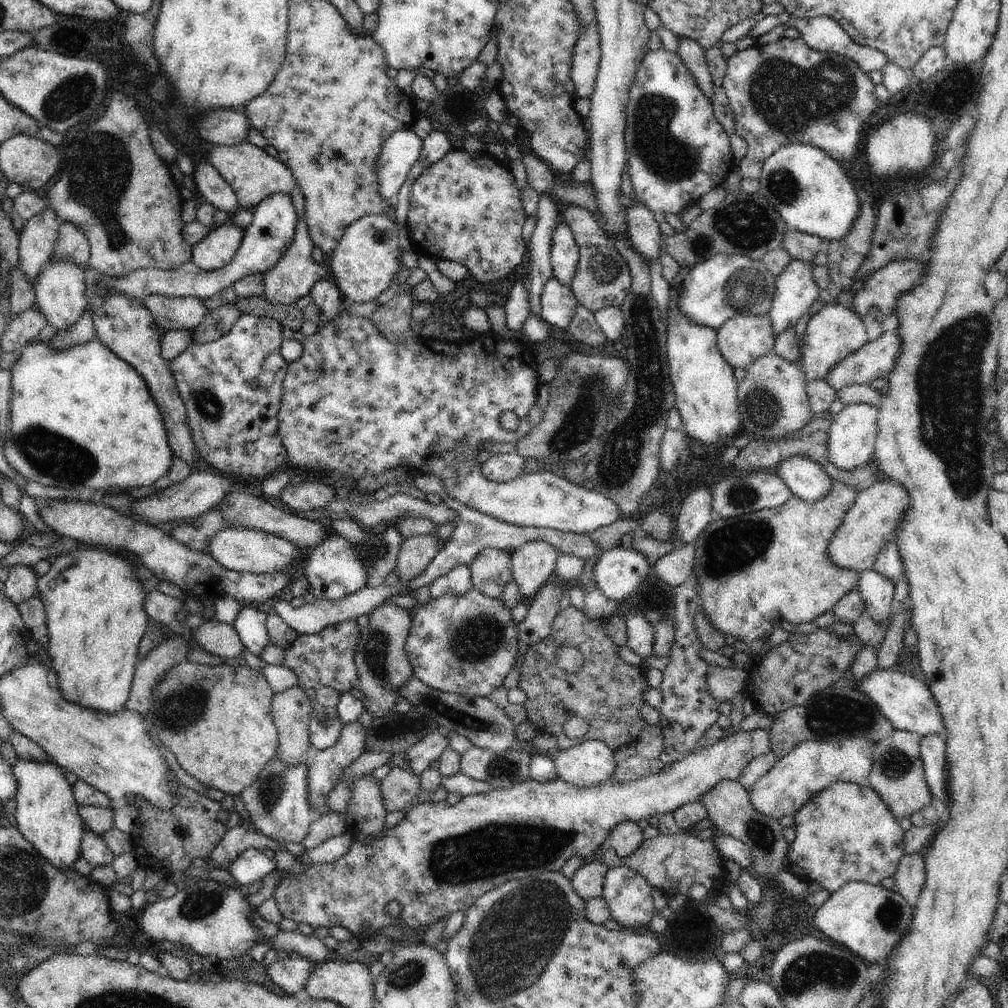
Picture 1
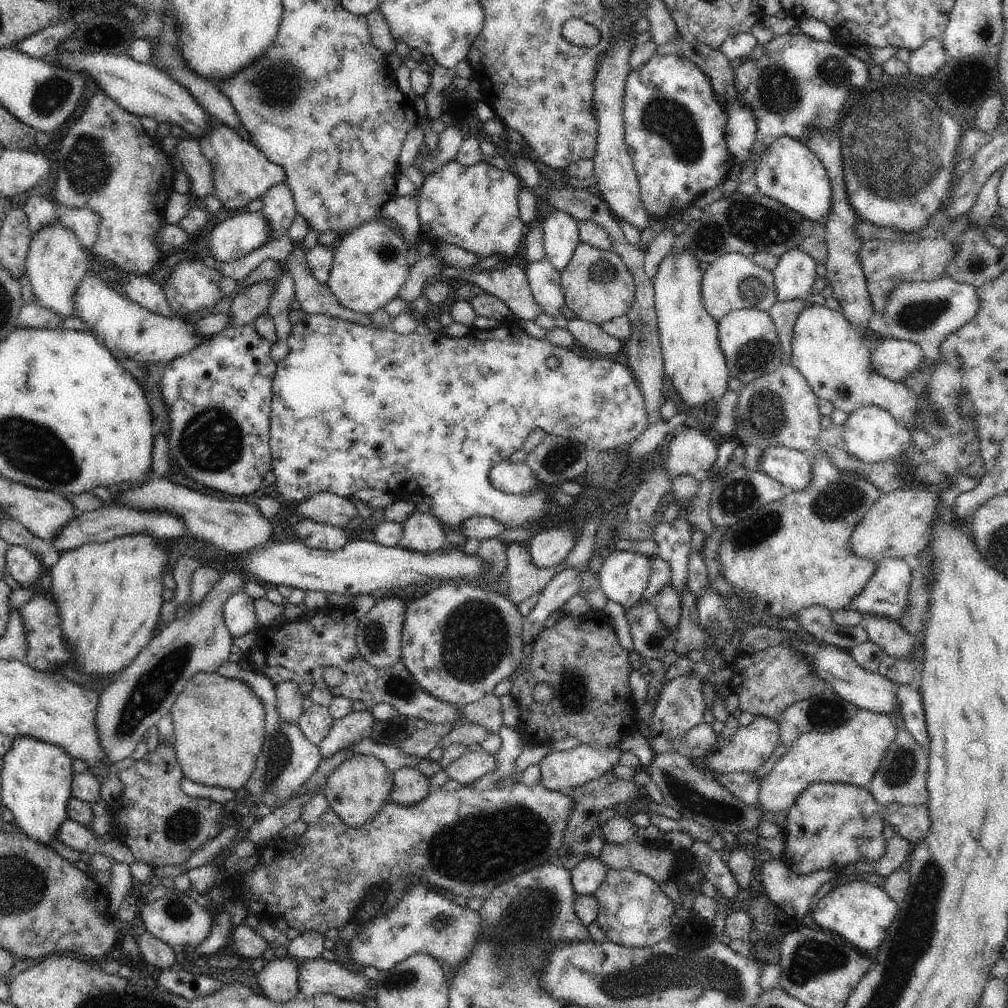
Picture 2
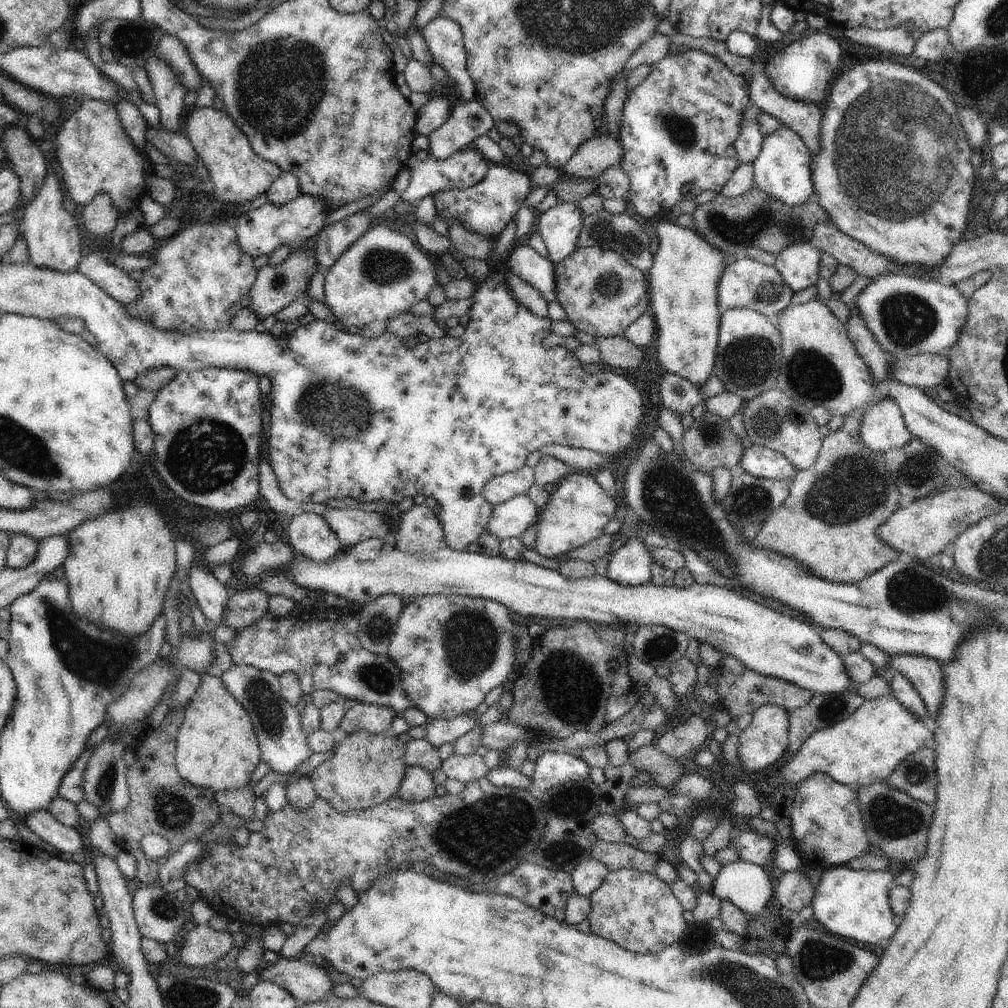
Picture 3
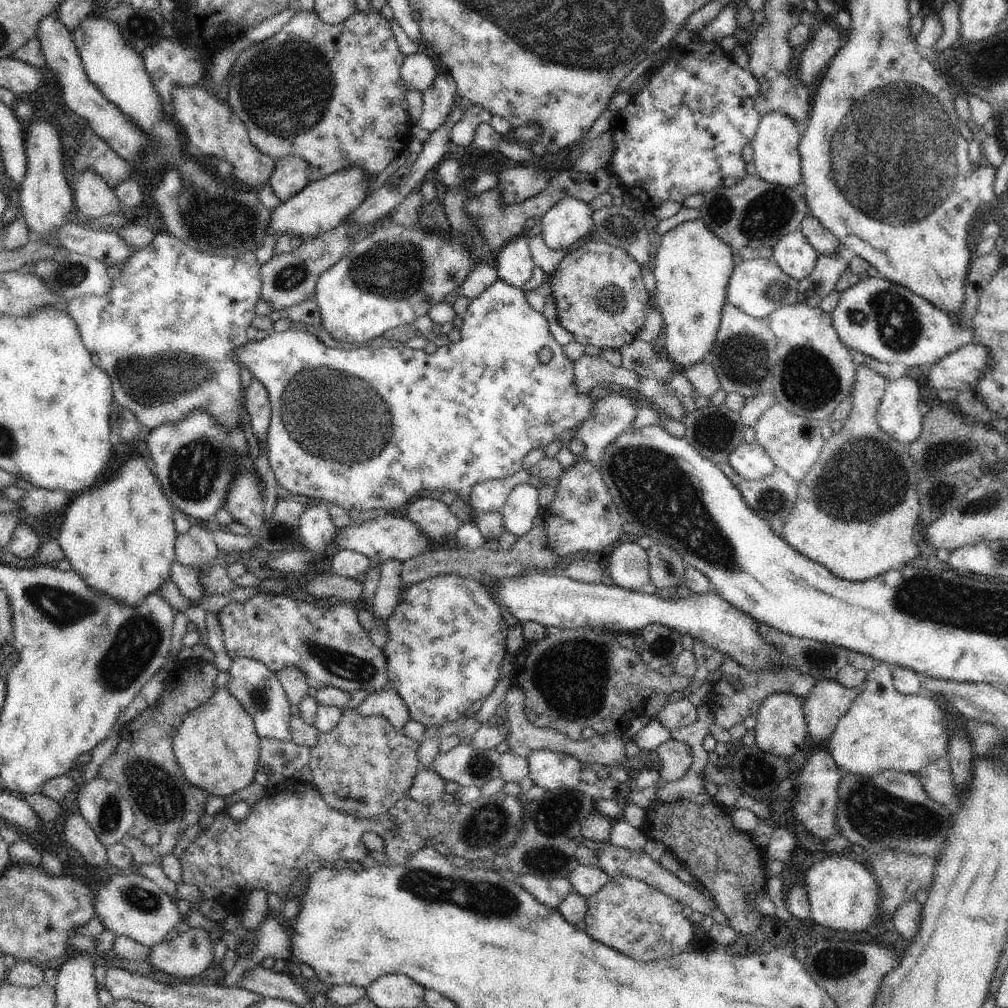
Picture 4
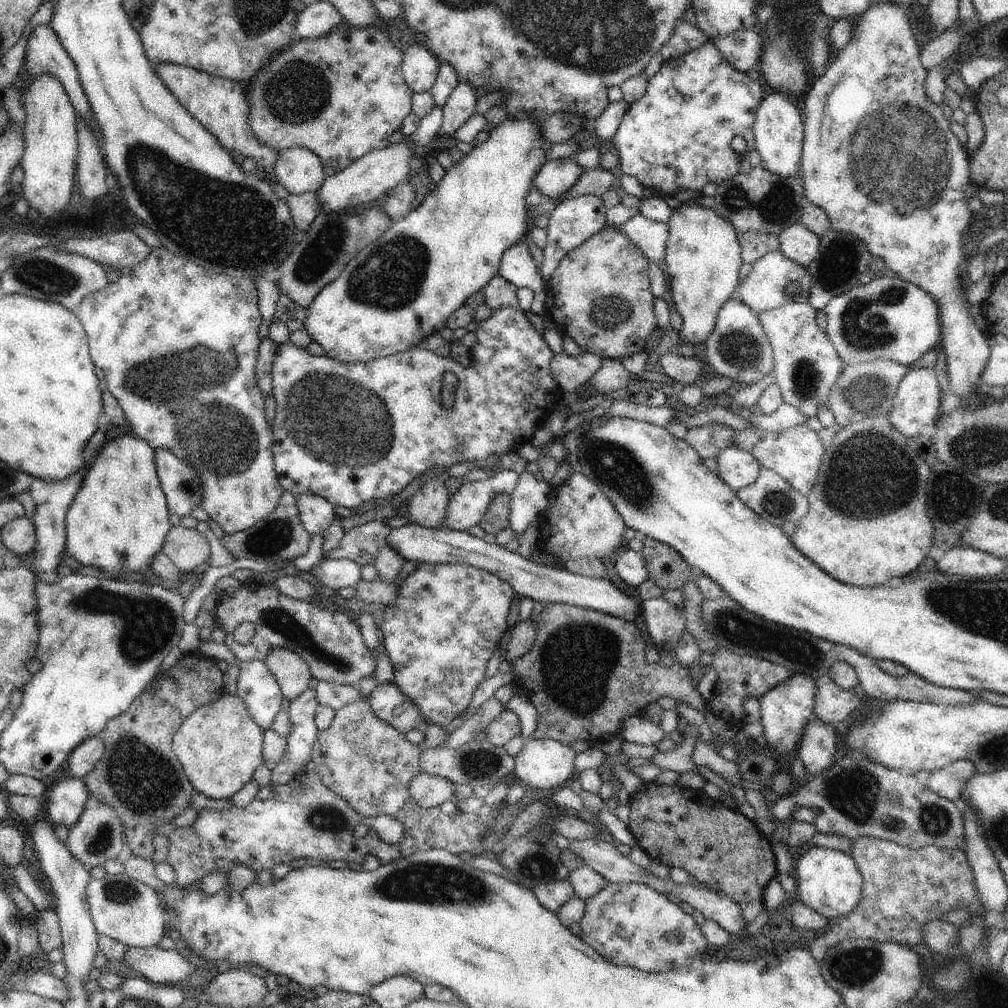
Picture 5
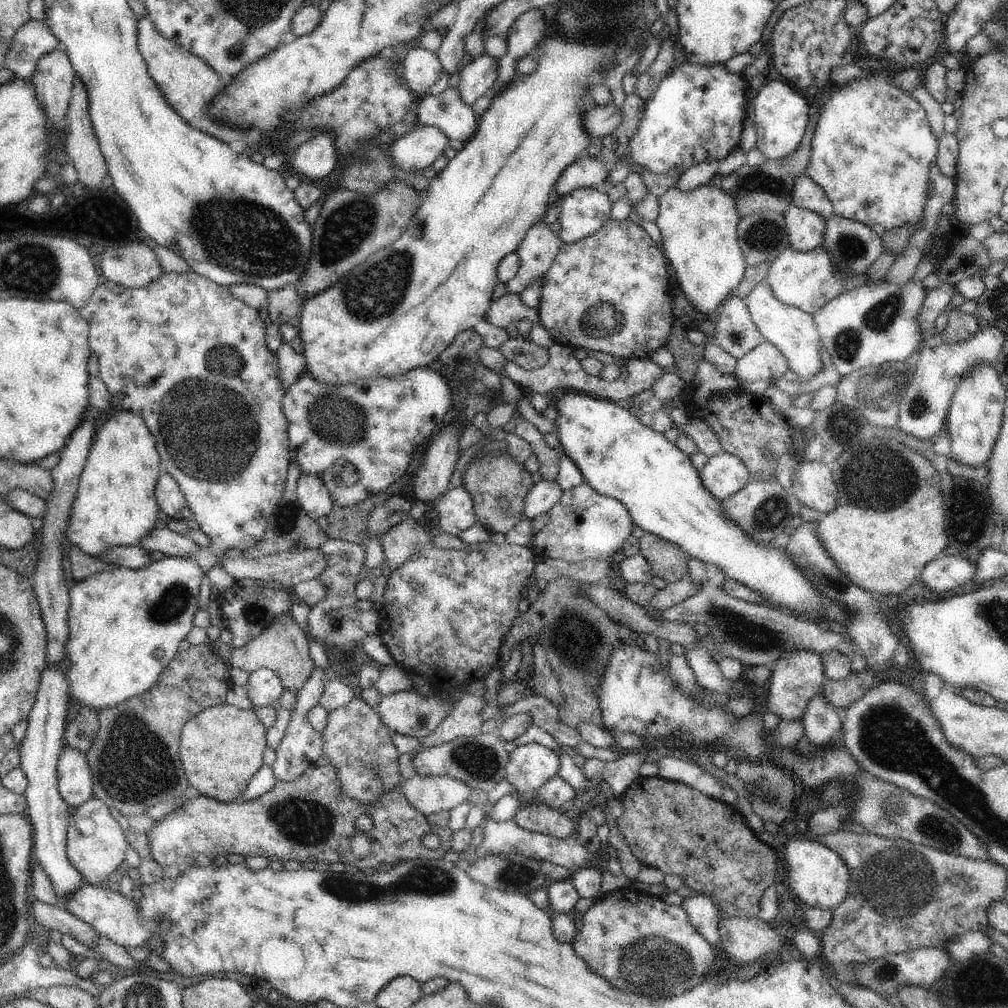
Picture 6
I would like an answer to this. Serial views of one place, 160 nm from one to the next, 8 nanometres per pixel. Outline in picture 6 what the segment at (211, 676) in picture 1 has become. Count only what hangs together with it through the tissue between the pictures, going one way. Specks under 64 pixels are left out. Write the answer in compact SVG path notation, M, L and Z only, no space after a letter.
M227 703L204 710L194 716L180 734L179 756L190 786L200 795L218 800L222 803L234 803L246 791L250 780L258 773L264 764L264 754L267 747L267 732L264 724L258 720L254 710L230 706Z

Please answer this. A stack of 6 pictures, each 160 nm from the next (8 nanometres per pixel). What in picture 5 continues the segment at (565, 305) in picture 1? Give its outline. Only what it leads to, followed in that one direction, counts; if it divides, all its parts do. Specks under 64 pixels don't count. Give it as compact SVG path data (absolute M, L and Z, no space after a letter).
M518 241L502 255L498 275L515 284L517 288L526 286L534 291L530 311L537 315L544 315L550 298L545 279L538 274L538 262L537 256L526 241Z

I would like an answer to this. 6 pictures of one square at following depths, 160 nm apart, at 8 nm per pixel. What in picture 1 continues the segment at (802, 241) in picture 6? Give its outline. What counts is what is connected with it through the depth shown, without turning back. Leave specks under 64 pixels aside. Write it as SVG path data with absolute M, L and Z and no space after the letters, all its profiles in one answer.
M792 259L785 266L785 269L777 276L775 293L768 312L772 319L775 338L777 337L777 334L784 332L786 328L794 327L796 322L798 322L798 318L800 318L808 308L810 308L810 305L818 299L820 289L814 282L812 267L812 263Z

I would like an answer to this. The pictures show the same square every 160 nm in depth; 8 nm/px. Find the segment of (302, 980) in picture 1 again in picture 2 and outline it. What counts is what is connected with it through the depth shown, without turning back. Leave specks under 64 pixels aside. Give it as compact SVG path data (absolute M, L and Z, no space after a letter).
M284 958L266 962L264 968L257 974L257 982L262 988L262 994L274 1002L289 1002L301 995L299 991L298 970L299 961Z

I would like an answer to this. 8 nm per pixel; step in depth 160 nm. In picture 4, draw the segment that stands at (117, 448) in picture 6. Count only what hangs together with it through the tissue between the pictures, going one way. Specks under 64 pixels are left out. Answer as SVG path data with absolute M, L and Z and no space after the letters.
M142 456L128 458L108 480L100 486L72 496L64 514L64 522L58 532L58 544L72 566L71 571L86 582L90 588L106 588L108 596L114 594L114 602L130 602L130 606L142 606L148 596L156 594L170 578L170 568L176 560L177 532L174 524L174 507L164 496L156 476L148 468Z

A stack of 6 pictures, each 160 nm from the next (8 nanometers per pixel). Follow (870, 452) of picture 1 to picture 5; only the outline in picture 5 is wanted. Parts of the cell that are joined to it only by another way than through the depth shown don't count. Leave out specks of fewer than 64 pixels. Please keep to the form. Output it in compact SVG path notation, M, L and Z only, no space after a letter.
M916 367L908 371L900 381L898 390L896 390L892 399L893 407L888 418L889 422L900 434L904 434L908 438L918 436L926 424L936 424L942 416L940 394L944 391L943 379L936 374L934 367Z

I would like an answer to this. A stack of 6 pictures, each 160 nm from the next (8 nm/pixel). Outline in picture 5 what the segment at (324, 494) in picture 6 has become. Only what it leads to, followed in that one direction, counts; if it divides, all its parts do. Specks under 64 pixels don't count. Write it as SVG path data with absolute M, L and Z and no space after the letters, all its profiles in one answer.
M314 493L297 496L297 507L302 524L312 536L323 533L337 517L336 506Z

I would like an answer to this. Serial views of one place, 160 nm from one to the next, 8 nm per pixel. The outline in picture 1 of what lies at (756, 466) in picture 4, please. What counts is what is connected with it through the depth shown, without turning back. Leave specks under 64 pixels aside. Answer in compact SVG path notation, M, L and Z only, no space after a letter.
M793 454L780 459L775 472L794 496L809 503L826 496L833 483L824 467L808 455Z

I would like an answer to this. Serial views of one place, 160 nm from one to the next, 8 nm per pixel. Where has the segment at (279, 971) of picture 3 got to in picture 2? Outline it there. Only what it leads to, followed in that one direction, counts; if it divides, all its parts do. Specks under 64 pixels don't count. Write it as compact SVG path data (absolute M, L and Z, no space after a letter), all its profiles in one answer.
M321 957L299 962L298 970L300 970L299 991L307 998L317 995L334 995L338 999L355 999L359 993L364 993L371 983L363 973L349 971L340 962L328 961Z

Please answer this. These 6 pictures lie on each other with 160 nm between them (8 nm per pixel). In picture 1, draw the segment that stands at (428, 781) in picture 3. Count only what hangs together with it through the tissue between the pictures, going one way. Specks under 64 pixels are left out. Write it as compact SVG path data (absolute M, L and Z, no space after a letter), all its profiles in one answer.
M394 767L381 782L387 812L403 811L413 805L421 787L421 778L412 770Z

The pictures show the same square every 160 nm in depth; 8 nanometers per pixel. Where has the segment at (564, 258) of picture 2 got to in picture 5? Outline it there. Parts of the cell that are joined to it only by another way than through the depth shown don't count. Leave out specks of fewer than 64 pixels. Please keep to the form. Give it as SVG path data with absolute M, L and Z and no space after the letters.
M594 195L568 197L556 205L556 208L551 212L550 221L546 228L545 246L540 257L541 274L545 279L552 274L552 271L564 256L584 244L586 240L606 226L605 216L607 215L607 210L601 197Z

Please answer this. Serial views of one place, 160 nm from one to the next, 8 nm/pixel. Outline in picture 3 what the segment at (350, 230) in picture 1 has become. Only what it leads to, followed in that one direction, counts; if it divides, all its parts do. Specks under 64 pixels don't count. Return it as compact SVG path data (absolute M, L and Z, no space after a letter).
M372 226L362 234L325 273L324 300L330 312L346 326L363 328L371 322L394 321L422 302L437 284L437 270L411 234L394 232L388 226Z

